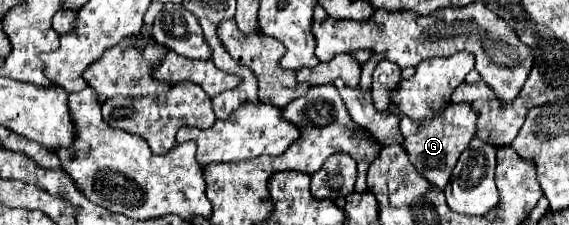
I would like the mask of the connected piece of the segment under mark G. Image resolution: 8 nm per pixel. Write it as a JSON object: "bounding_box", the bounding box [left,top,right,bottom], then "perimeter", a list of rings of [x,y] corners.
{"bounding_box":[400,102,476,188],"perimeter":[[[450,102],[448,110],[444,110],[444,114],[440,114],[440,118],[434,118],[432,122],[412,122],[404,116],[400,120],[400,132],[404,136],[402,146],[416,172],[422,174],[430,184],[444,188],[450,180],[456,160],[476,134],[476,112],[468,104]]]}

